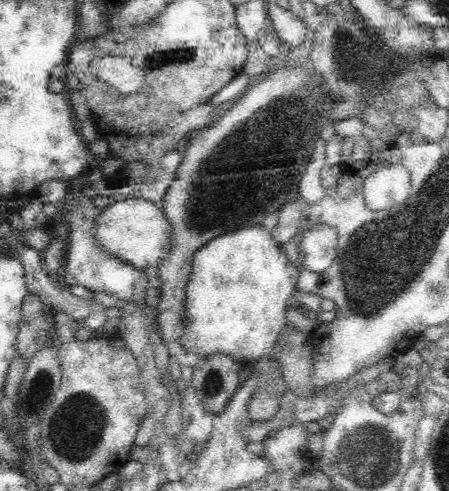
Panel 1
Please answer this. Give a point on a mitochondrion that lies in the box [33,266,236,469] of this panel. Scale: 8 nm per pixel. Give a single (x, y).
(78, 428)

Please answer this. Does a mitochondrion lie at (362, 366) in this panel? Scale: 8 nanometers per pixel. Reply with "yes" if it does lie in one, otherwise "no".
no

